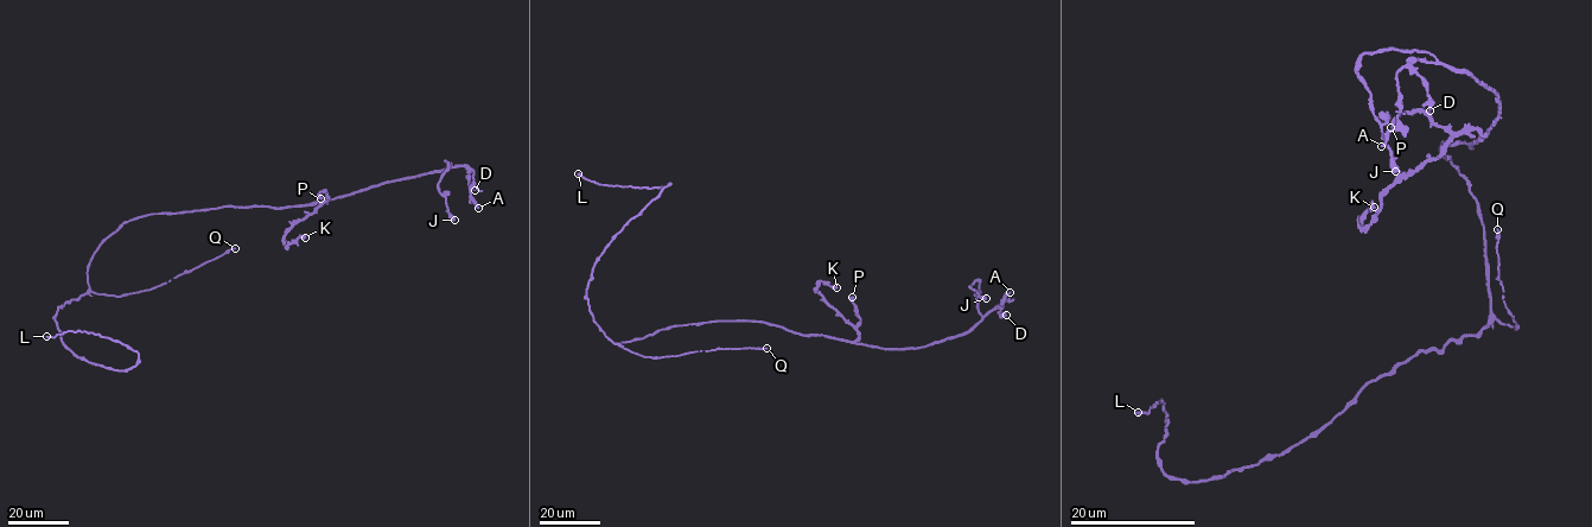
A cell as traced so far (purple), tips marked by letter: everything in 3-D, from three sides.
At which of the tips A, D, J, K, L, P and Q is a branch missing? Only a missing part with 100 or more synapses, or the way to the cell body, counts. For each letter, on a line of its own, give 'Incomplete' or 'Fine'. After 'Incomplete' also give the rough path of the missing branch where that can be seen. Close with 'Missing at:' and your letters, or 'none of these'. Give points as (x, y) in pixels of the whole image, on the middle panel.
A: Fine
D: Fine
J: Fine
K: Fine
L: Fine
P: Fine
Q: Incomplete. Course of what is missing: (766, 348), (842, 351), (834, 342), (836, 334), (833, 330), (840, 317), (846, 322)
Missing at: Q

